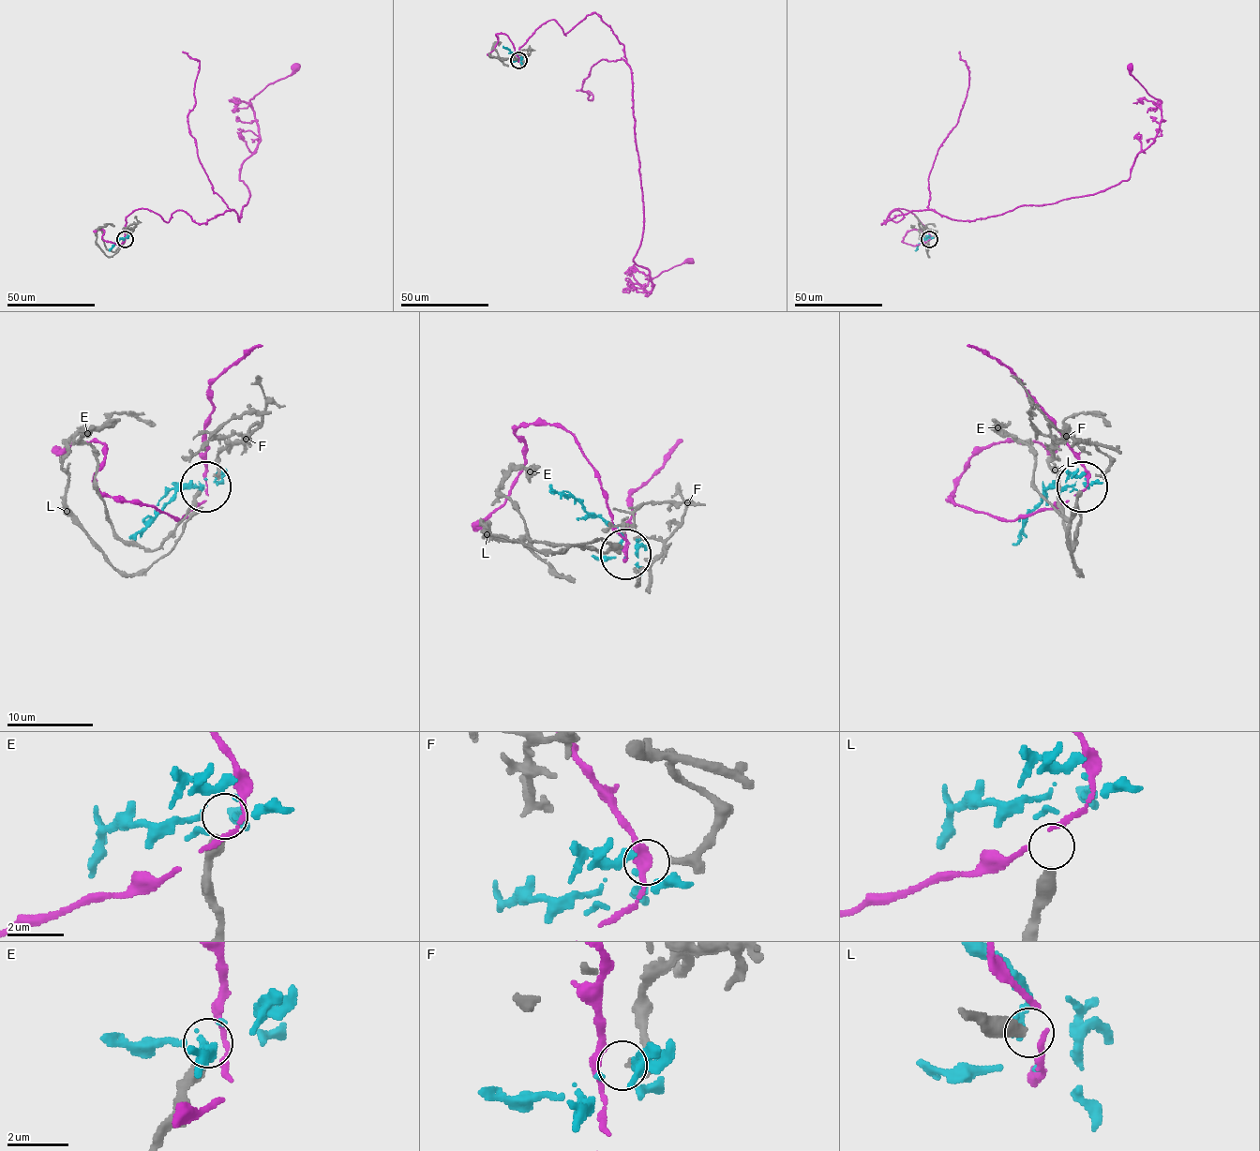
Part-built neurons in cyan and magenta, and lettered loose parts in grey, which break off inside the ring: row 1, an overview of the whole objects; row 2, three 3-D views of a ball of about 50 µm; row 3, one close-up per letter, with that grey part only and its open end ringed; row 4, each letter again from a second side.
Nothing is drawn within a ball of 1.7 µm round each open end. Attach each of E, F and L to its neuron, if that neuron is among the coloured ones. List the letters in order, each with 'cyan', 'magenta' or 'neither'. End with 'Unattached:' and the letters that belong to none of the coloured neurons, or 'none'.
E: neither
F: cyan
L: neither
Unattached: E, L

